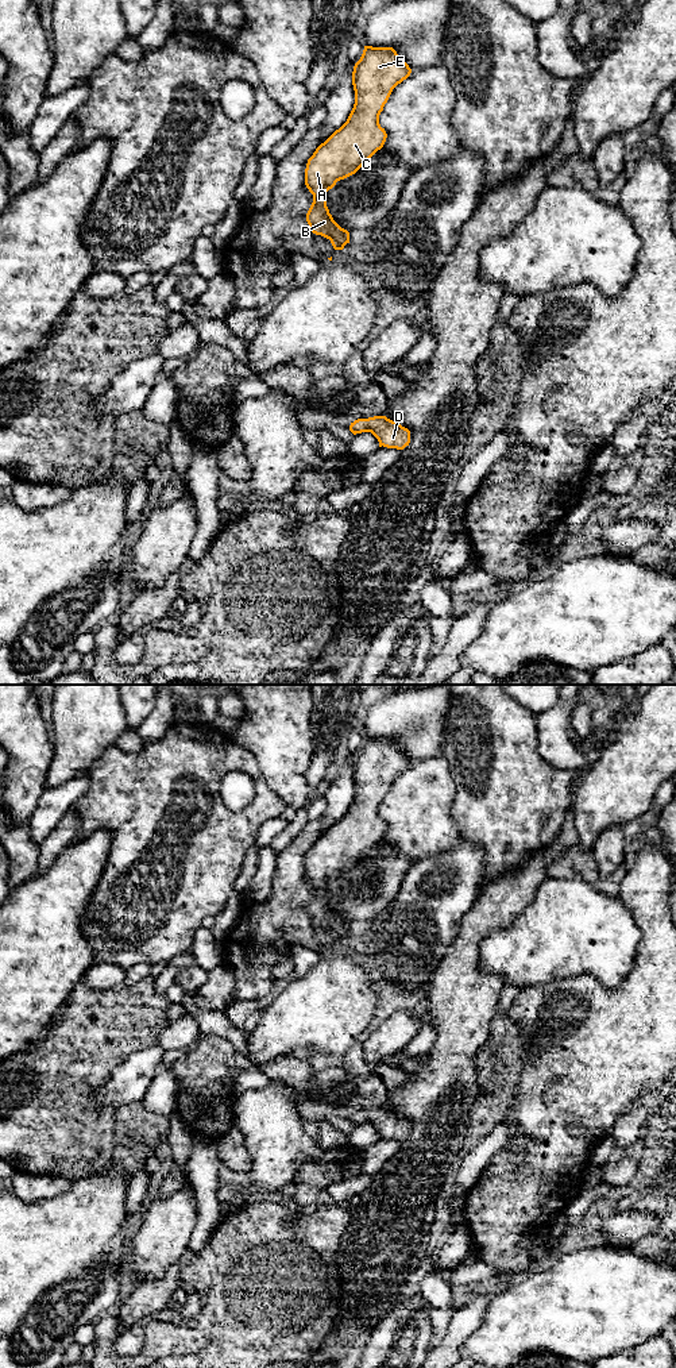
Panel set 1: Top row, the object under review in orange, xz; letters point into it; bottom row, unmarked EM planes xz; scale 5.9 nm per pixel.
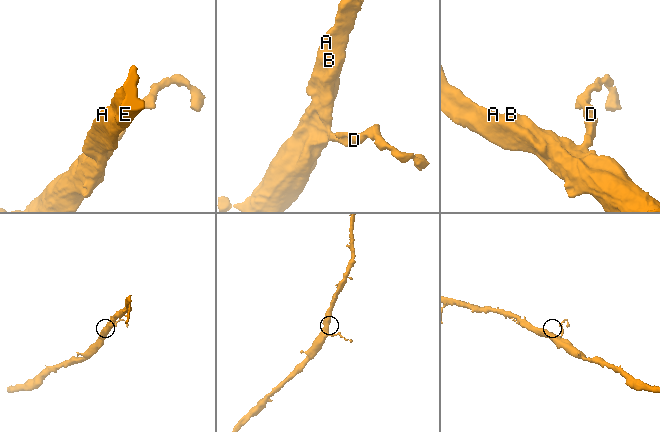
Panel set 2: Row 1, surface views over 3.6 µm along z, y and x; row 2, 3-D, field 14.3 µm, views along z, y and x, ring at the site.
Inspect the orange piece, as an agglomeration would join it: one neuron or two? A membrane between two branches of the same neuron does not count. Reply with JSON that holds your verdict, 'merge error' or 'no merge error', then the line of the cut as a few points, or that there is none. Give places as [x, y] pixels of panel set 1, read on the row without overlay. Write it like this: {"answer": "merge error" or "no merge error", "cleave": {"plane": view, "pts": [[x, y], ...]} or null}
{"answer": "no merge error", "cleave": null}

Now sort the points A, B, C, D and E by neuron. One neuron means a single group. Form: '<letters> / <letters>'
A B C D E

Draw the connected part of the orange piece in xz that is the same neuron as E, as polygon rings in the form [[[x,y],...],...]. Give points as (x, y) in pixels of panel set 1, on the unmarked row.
[[[364,737],[352,763],[355,795],[347,813],[313,847],[305,860],[305,876],[313,886],[306,913],[313,925],[331,932],[335,941],[349,935],[349,924],[329,905],[327,883],[355,866],[383,839],[387,825],[379,816],[393,781],[412,764],[393,739]]]

